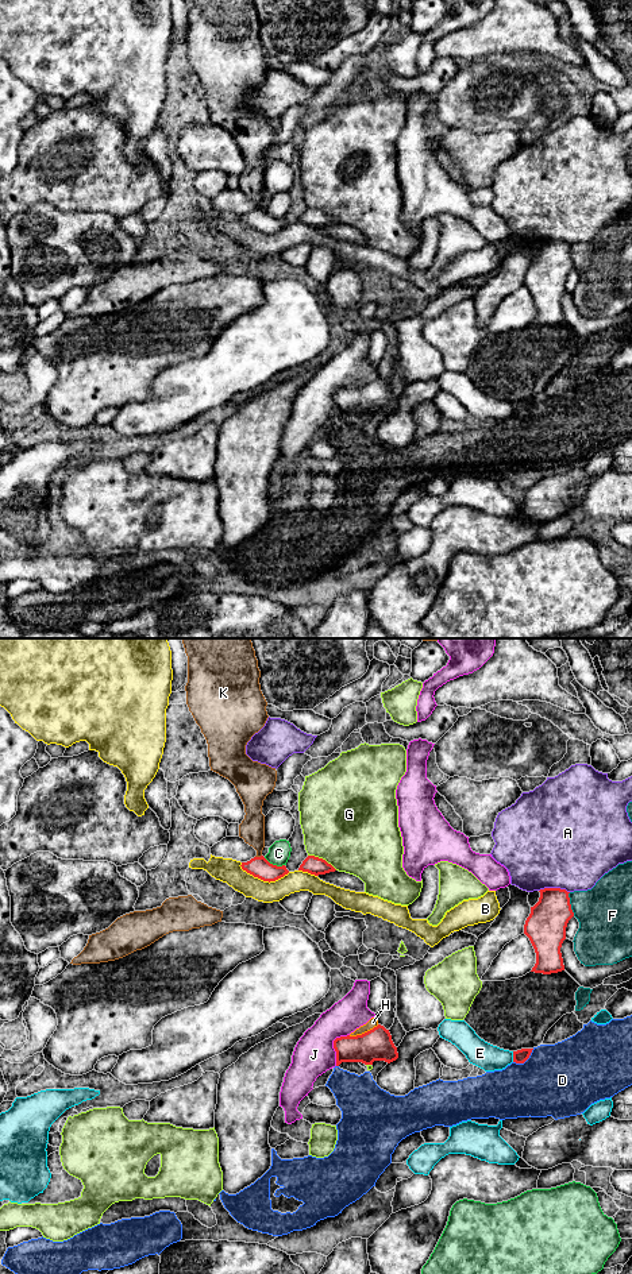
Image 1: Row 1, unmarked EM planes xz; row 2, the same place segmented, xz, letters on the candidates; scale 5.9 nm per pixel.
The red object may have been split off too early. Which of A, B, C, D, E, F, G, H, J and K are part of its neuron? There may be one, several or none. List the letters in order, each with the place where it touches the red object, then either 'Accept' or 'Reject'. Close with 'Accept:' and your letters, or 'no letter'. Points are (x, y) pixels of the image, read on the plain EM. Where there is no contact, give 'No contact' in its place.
A: Touches red at xz (554, 240). Reject
B: Touches red at xz (265, 232). Reject
C: Touches red at xz (274, 217). Reject
D: Touches red at xz (524, 413). Reject
E: Touches red at xz (513, 409). Reject
F: Touches red at xz (570, 257). Reject
G: Touches red at xz (322, 211). Reject
H: Touches red at xz (365, 385). Reject
J: Touches red at xz (334, 398). Reject
K: Touches red at xz (258, 209). Reject
Accept: no letter

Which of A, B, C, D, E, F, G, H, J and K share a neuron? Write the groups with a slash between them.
A / B / C / D / E / F / G / H / J / K

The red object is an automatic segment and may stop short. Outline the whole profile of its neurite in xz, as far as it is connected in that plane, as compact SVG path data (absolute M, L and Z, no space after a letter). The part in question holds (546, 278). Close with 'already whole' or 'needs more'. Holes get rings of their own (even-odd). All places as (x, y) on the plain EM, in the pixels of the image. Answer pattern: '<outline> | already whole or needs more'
M540 242L539 254L531 259L524 277L524 286L529 290L536 316L531 324L551 327L564 323L560 300L566 292L566 279L574 269L566 242Z | already whole

